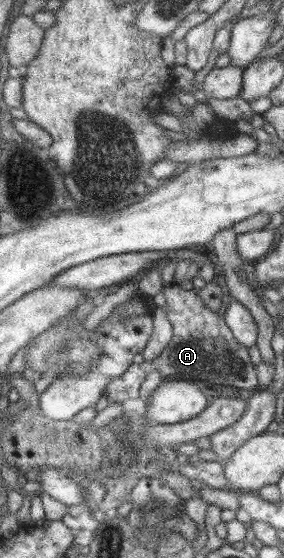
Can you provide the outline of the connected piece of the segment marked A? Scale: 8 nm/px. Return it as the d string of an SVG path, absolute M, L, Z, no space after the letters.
M169 285L161 290L164 294L165 318L173 328L173 336L163 353L159 354L153 362L140 364L131 363L121 376L111 378L103 392L101 398L106 398L108 404L120 404L127 398L139 397L139 388L145 376L150 372L157 372L161 382L165 380L185 380L193 383L193 380L202 380L197 387L202 394L210 394L209 389L214 389L212 394L216 394L217 384L223 386L258 386L255 375L257 370L250 364L248 349L243 347L233 339L231 330L225 325L224 318L217 315L217 311L209 311L203 306L199 295L191 290L184 290L179 285Z

